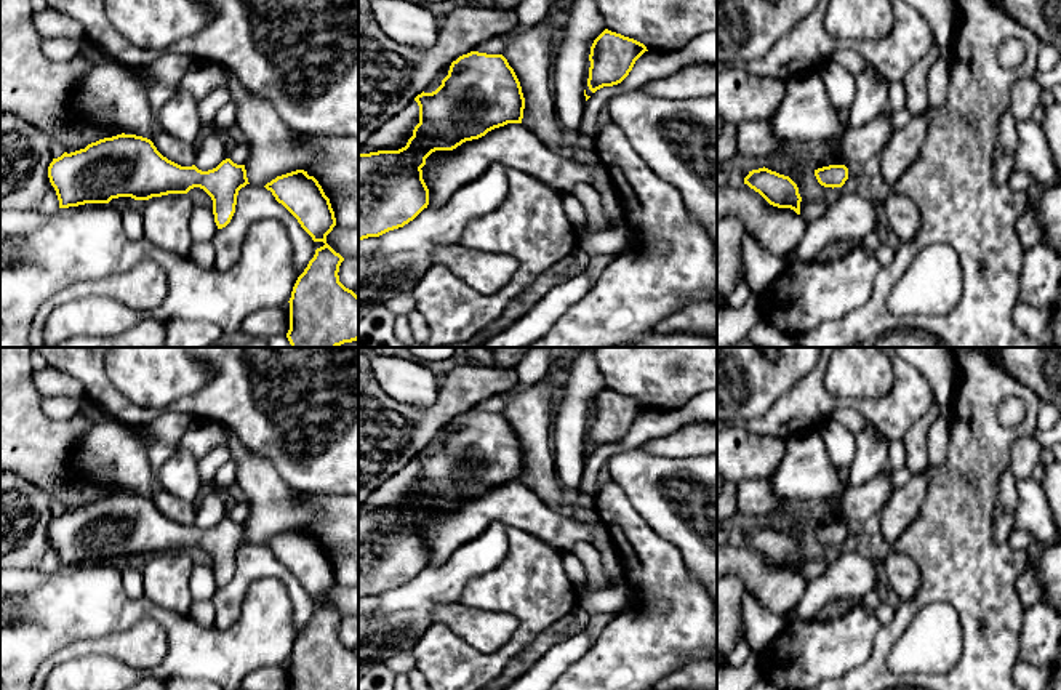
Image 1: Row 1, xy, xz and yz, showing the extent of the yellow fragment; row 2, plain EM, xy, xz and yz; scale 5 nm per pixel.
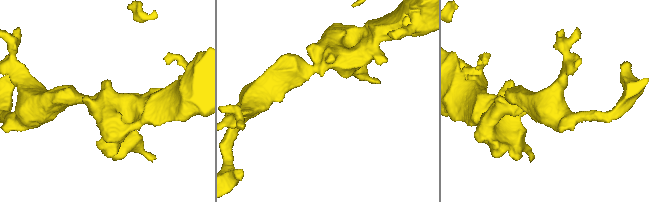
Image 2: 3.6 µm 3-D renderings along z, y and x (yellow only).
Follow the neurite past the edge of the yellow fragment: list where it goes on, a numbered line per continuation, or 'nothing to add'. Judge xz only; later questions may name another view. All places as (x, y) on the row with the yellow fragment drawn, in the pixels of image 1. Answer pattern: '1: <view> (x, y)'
nothing to add

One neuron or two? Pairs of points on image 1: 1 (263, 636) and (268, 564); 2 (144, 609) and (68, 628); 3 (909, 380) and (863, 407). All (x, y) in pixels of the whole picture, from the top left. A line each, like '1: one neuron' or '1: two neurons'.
1: two neurons
2: one neuron
3: one neuron

